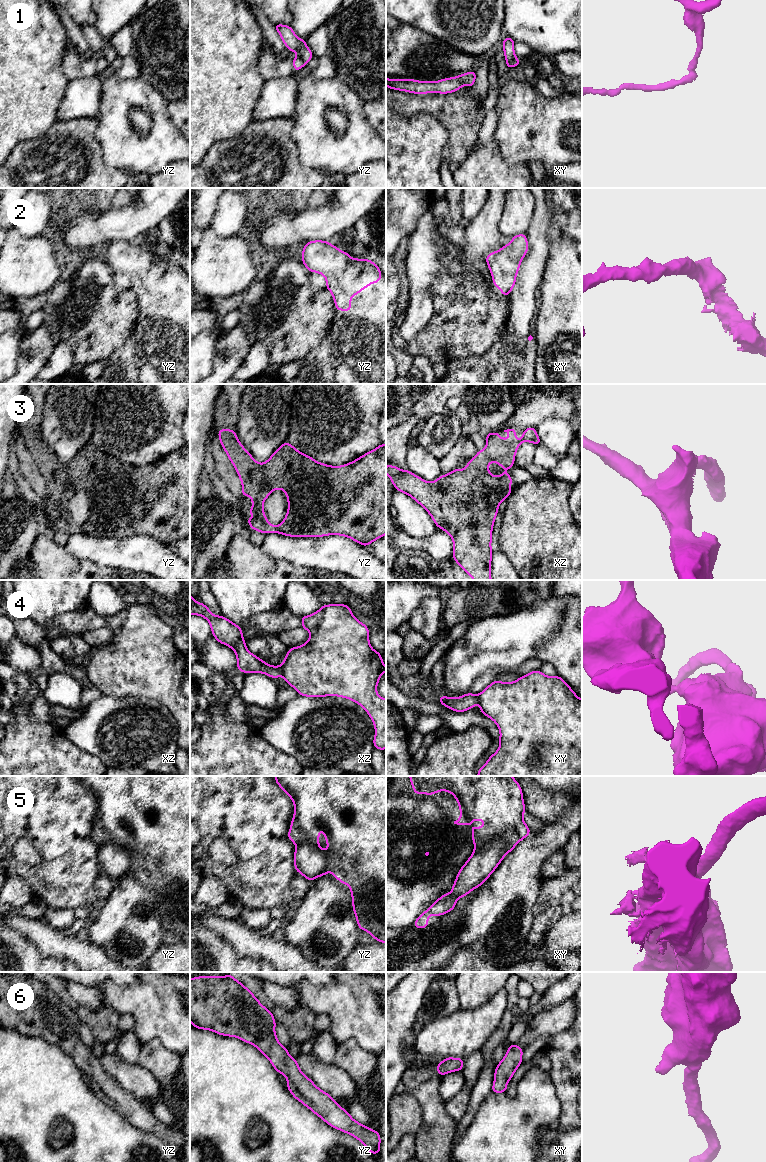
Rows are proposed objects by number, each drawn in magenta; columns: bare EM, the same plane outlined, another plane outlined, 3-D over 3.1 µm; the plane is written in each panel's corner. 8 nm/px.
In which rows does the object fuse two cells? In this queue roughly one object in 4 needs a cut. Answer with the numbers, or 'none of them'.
1, 4, 5

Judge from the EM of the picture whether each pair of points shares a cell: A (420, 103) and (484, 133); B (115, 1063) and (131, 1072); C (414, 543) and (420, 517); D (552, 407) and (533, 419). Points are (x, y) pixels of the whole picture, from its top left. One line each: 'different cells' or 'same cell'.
A: different cells
B: same cell
C: different cells
D: same cell

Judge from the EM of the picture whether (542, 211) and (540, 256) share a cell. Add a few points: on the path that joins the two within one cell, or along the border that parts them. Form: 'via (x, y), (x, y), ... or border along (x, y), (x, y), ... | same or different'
via (540, 222), (539, 245) | same

